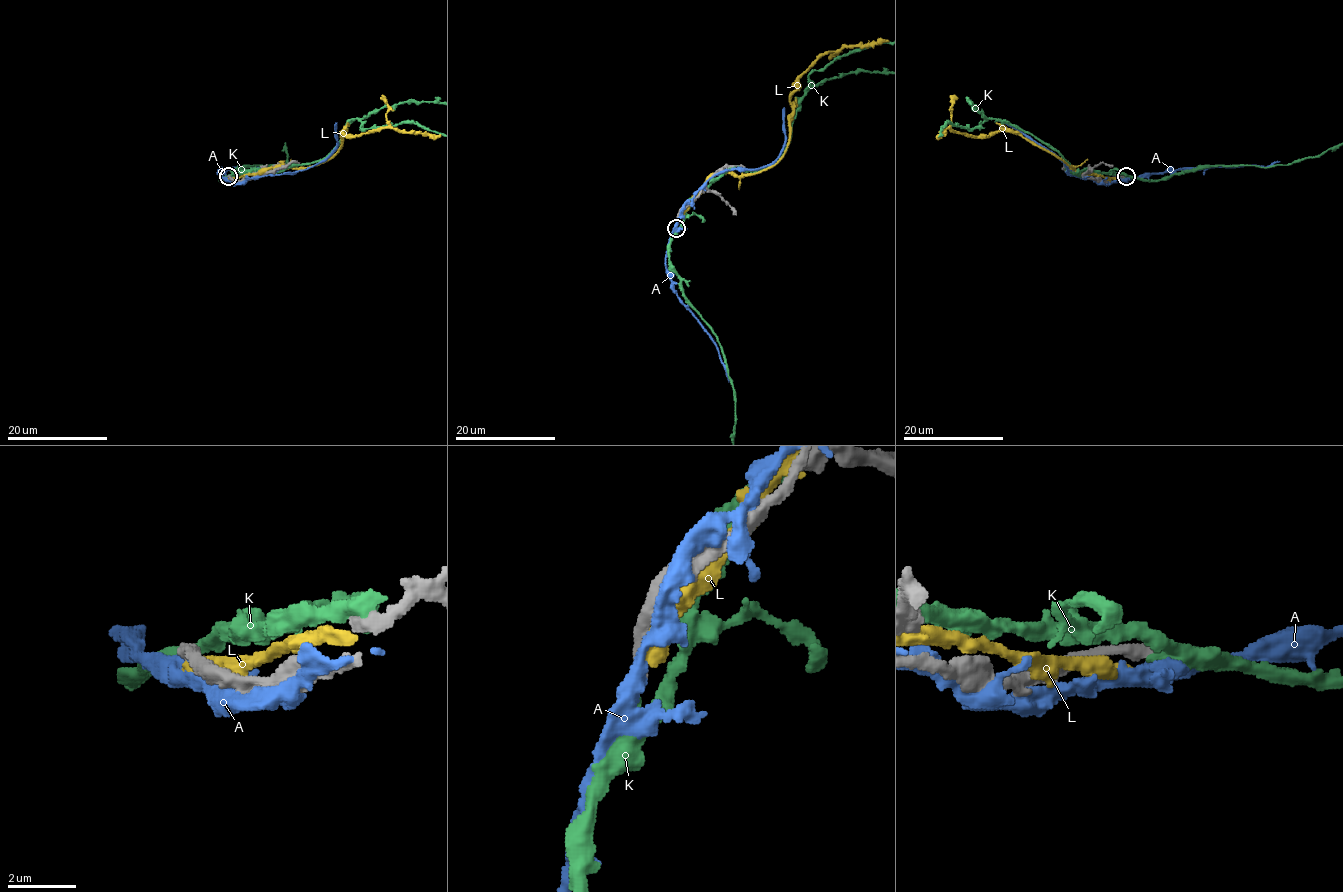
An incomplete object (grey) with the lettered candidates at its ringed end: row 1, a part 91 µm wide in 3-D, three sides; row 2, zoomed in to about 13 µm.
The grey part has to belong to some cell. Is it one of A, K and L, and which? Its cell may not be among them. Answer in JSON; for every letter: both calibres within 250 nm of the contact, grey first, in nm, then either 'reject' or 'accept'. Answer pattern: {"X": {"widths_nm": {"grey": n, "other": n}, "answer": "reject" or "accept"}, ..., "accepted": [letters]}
{"A": {"widths_nm": {"grey": 400, "other": 480}, "answer": "reject"}, "K": {"widths_nm": {"grey": 400, "other": 300}, "answer": "reject"}, "L": {"widths_nm": {"grey": 460, "other": 360}, "answer": "reject"}, "accepted": []}

